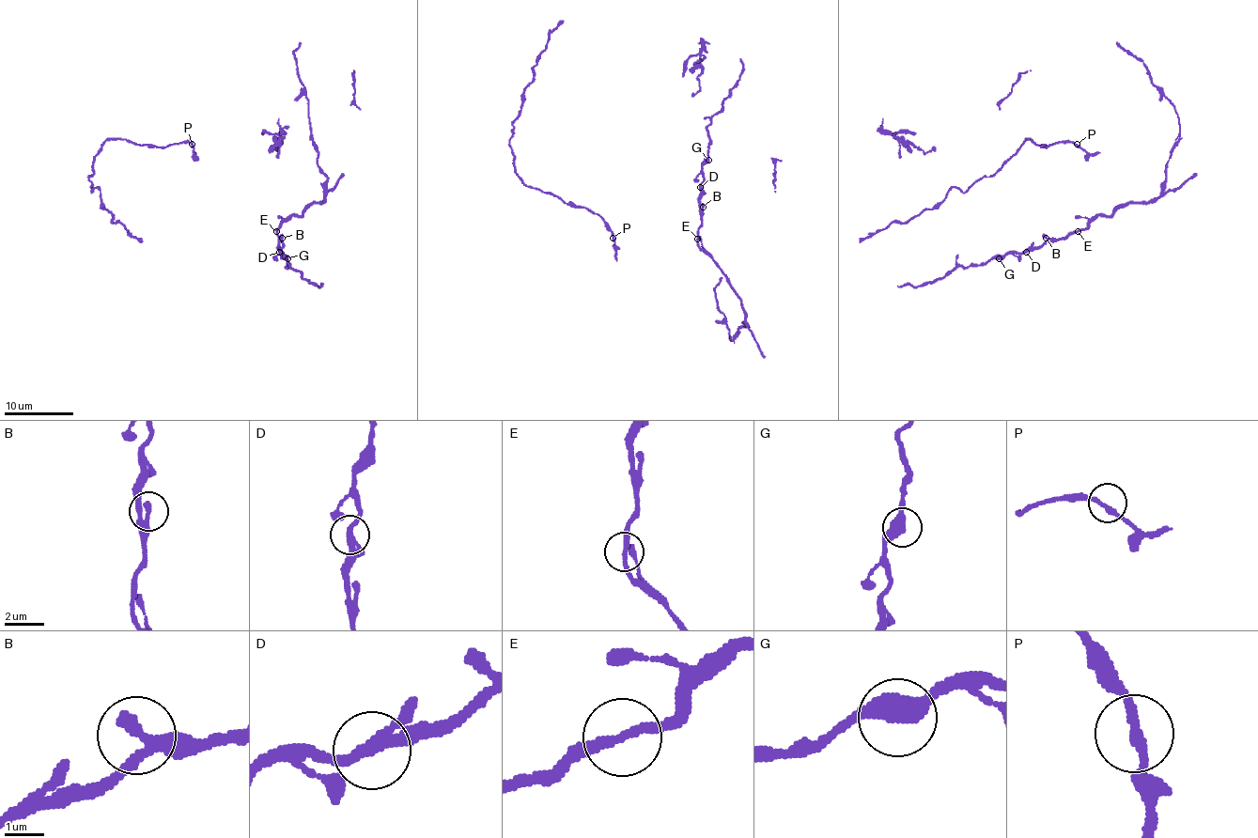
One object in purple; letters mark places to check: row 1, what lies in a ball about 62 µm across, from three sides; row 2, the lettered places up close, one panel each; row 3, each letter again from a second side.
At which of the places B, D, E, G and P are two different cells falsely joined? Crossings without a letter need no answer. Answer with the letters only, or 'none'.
E

